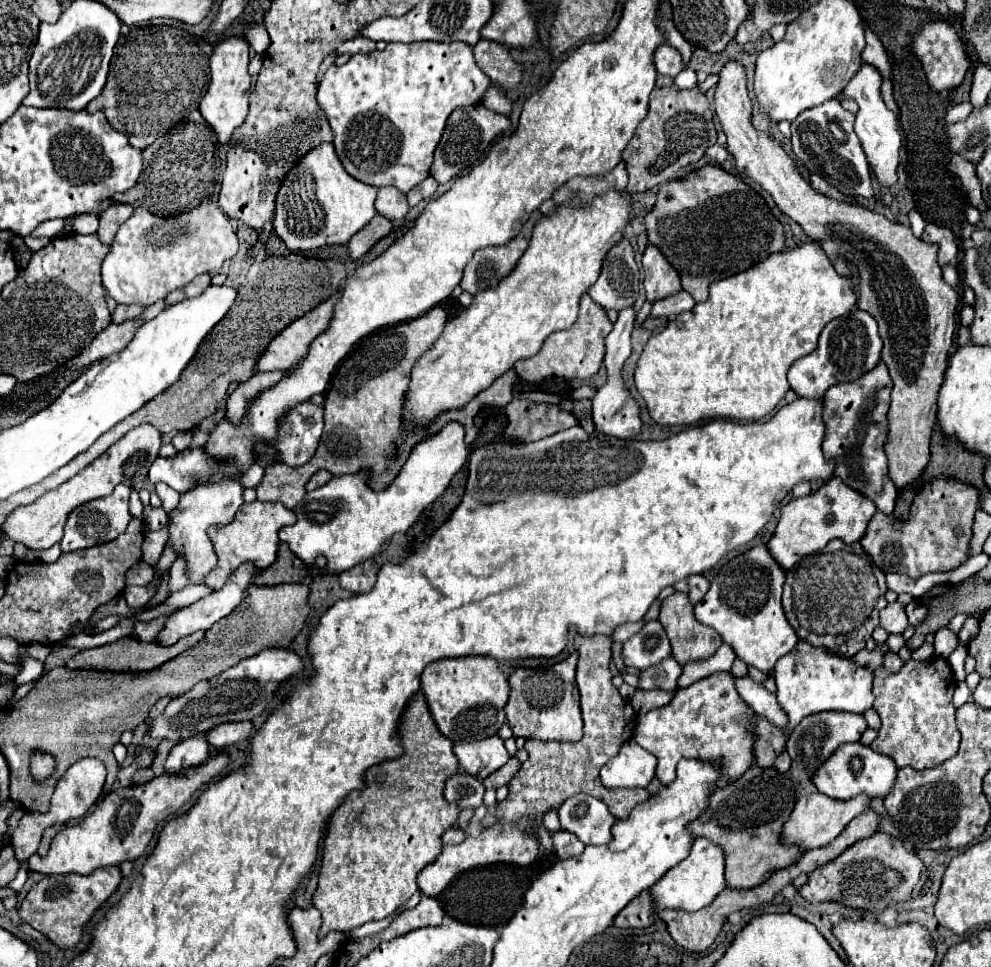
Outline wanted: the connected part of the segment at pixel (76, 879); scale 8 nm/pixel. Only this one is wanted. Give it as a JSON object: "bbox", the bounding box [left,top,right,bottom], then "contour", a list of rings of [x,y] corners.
{"bbox":[20,867,122,949],"contour":[[[104,867],[92,875],[48,875],[38,881],[20,905],[20,917],[34,929],[42,931],[60,949],[70,949],[80,943],[82,931],[92,915],[116,893],[122,881],[122,871],[118,867]]]}

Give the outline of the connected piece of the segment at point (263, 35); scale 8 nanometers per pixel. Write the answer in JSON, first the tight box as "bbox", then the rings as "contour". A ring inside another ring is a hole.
{"bbox":[246,25,270,53],"contour":[[[254,25],[252,29],[246,31],[246,39],[248,43],[252,45],[252,49],[256,53],[264,53],[270,45],[270,37],[268,37],[268,31],[262,27],[262,25]]]}

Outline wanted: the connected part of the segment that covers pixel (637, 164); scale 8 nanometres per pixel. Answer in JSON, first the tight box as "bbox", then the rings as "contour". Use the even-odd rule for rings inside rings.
{"bbox":[622,85,716,193],"contour":[[[676,85],[662,89],[656,87],[650,95],[648,115],[640,121],[634,137],[622,151],[622,159],[630,177],[628,191],[642,193],[654,189],[666,181],[680,177],[686,167],[698,163],[704,157],[704,151],[716,143],[716,127],[712,119],[712,105],[698,89],[680,91]]]}

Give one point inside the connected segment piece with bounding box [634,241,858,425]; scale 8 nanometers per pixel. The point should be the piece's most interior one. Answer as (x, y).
(728, 357)

